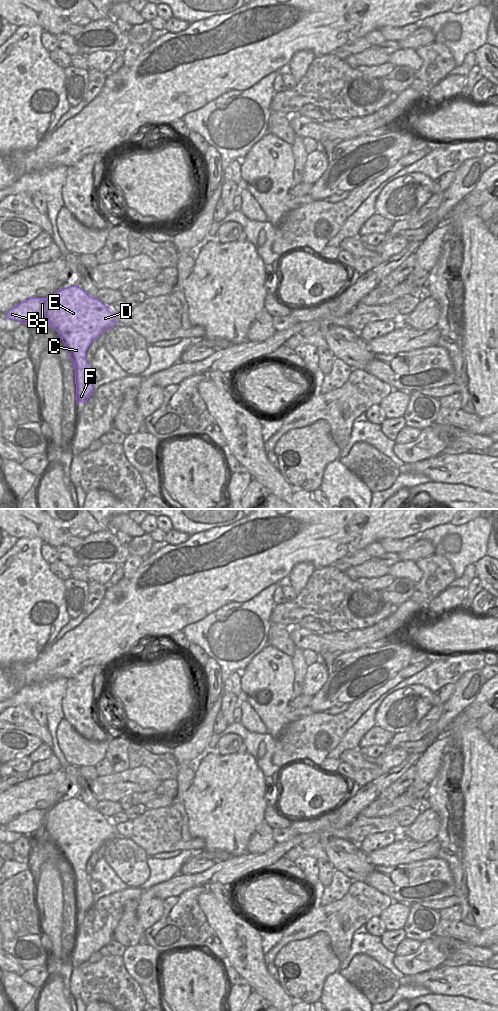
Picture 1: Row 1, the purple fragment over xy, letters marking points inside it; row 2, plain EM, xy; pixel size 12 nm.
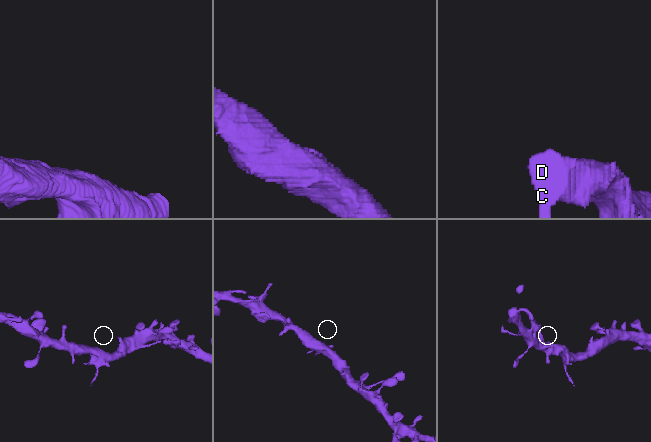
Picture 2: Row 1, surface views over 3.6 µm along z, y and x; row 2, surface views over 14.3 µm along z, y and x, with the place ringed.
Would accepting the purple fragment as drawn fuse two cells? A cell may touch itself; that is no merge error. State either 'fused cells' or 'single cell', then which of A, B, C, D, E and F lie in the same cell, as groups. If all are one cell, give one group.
single cell; groups A B C D E F

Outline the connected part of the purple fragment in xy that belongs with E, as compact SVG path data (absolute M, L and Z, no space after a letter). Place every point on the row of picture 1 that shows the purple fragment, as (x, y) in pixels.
M76 285L58 290L48 298L30 298L14 306L6 316L29 324L42 313L60 335L73 360L76 403L86 404L94 392L86 351L99 335L117 325L115 312Z

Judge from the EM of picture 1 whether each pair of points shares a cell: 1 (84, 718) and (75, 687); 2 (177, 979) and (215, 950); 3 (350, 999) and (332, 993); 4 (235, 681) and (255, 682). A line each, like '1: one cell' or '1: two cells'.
1: one cell
2: two cells
3: one cell
4: two cells

